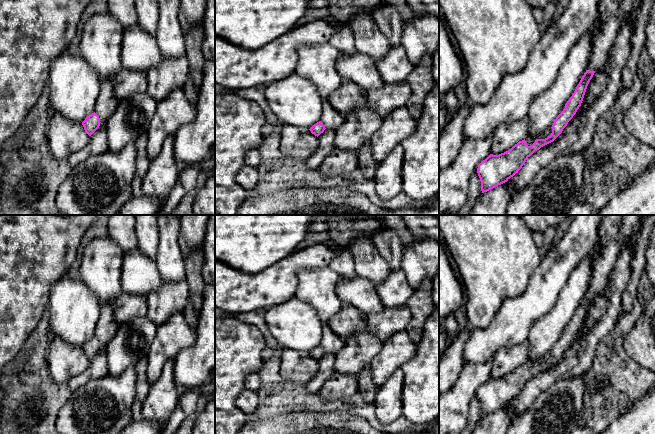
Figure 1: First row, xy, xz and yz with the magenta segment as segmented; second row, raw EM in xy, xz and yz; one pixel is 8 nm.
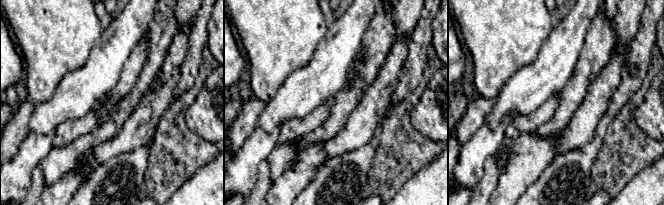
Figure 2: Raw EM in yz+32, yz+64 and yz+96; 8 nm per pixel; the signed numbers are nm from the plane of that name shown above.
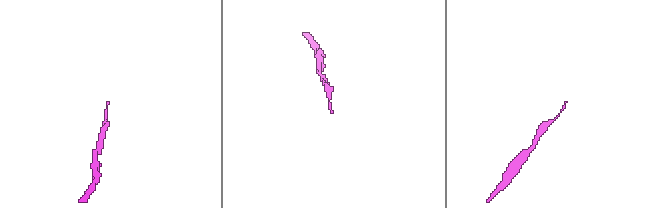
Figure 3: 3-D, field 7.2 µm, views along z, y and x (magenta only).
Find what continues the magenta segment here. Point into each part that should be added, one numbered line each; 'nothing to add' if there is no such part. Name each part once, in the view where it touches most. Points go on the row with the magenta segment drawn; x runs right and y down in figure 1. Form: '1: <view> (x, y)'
1: yz (529, 141)

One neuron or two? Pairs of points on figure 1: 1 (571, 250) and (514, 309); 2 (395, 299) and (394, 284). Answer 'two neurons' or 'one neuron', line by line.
1: one neuron
2: one neuron

